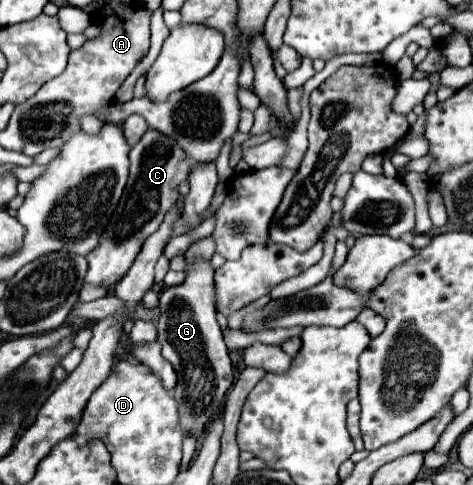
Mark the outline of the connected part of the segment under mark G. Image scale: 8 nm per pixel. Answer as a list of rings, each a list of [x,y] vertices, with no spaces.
[[[196,259],[188,269],[184,283],[162,291],[160,319],[156,323],[162,355],[174,365],[178,373],[178,385],[174,389],[174,397],[178,401],[182,429],[184,433],[194,433],[194,435],[200,429],[204,429],[212,417],[216,417],[234,377],[228,349],[222,341],[222,331],[216,321],[212,277],[214,277],[214,269],[210,261]]]

